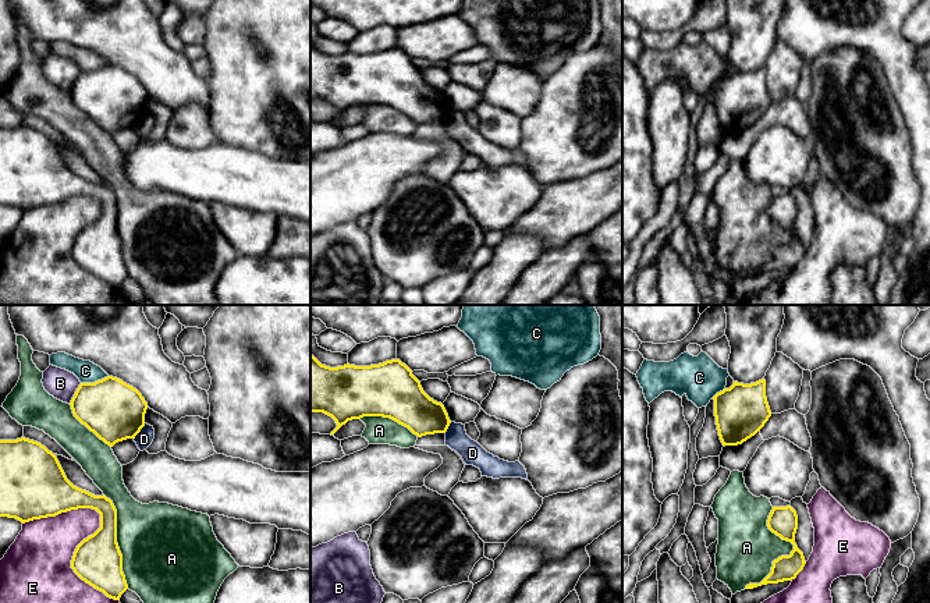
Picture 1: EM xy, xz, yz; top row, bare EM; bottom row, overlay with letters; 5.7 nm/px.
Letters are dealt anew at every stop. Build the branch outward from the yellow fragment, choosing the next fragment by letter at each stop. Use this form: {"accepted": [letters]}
{"accepted": []}

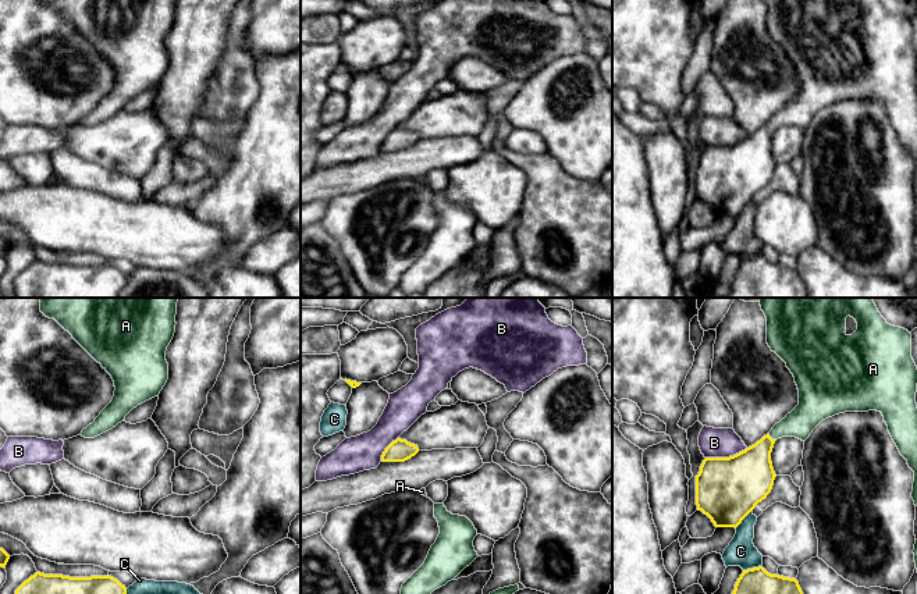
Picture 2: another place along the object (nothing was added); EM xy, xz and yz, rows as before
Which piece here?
{"accepted": ["A"]}

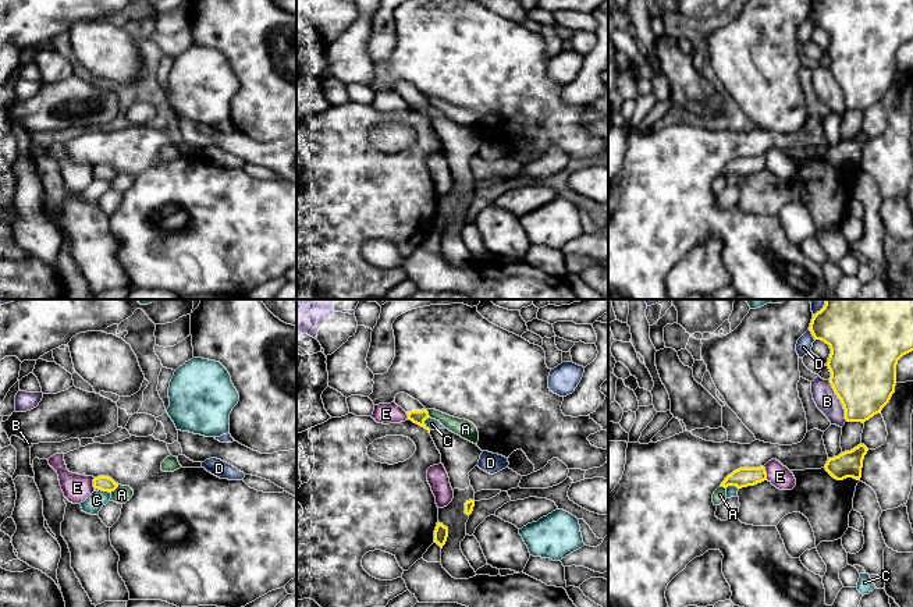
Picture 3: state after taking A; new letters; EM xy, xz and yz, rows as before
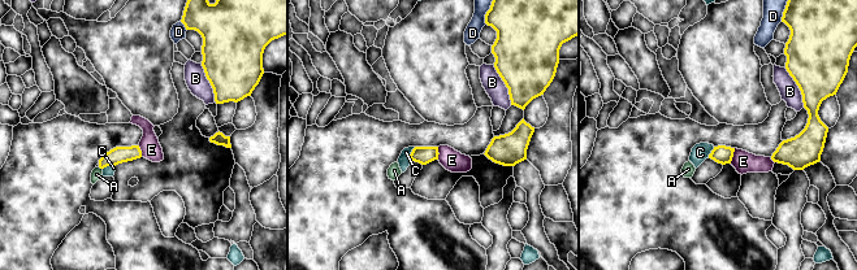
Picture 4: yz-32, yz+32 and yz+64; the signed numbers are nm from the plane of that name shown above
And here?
{"accepted": []}

